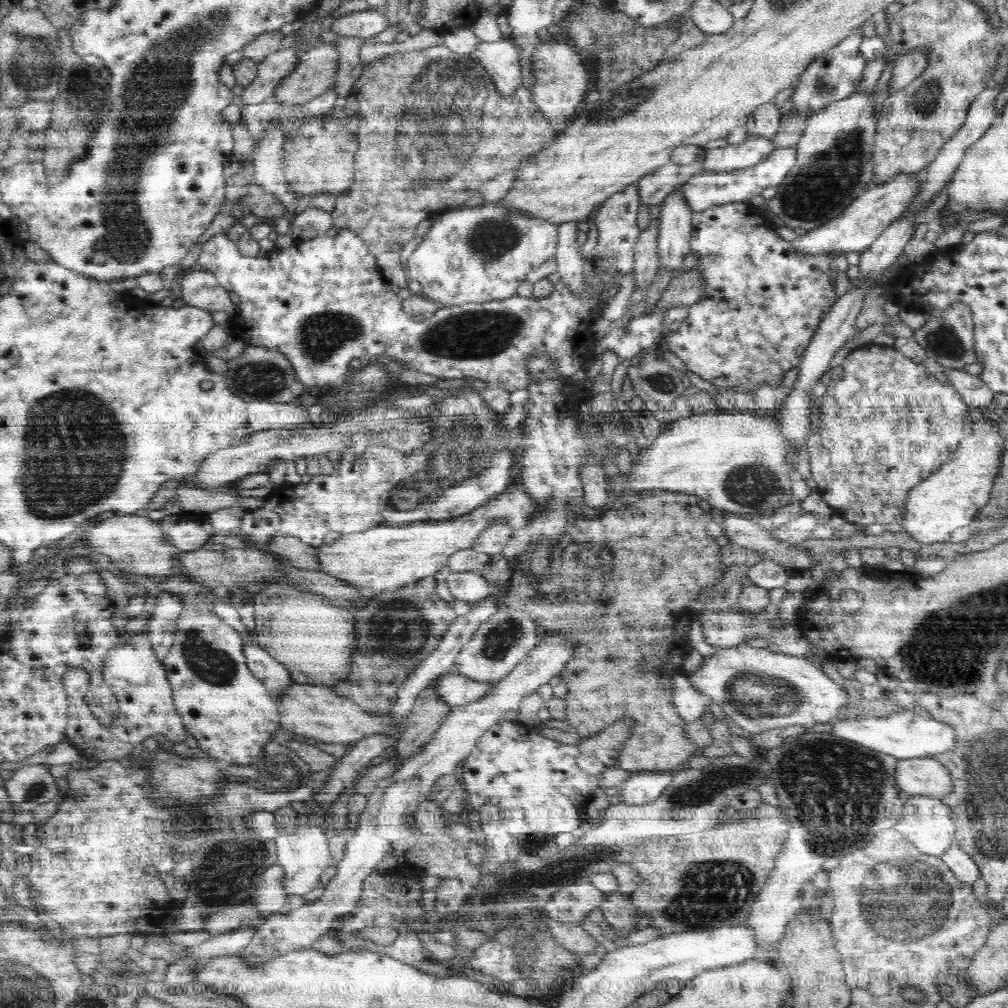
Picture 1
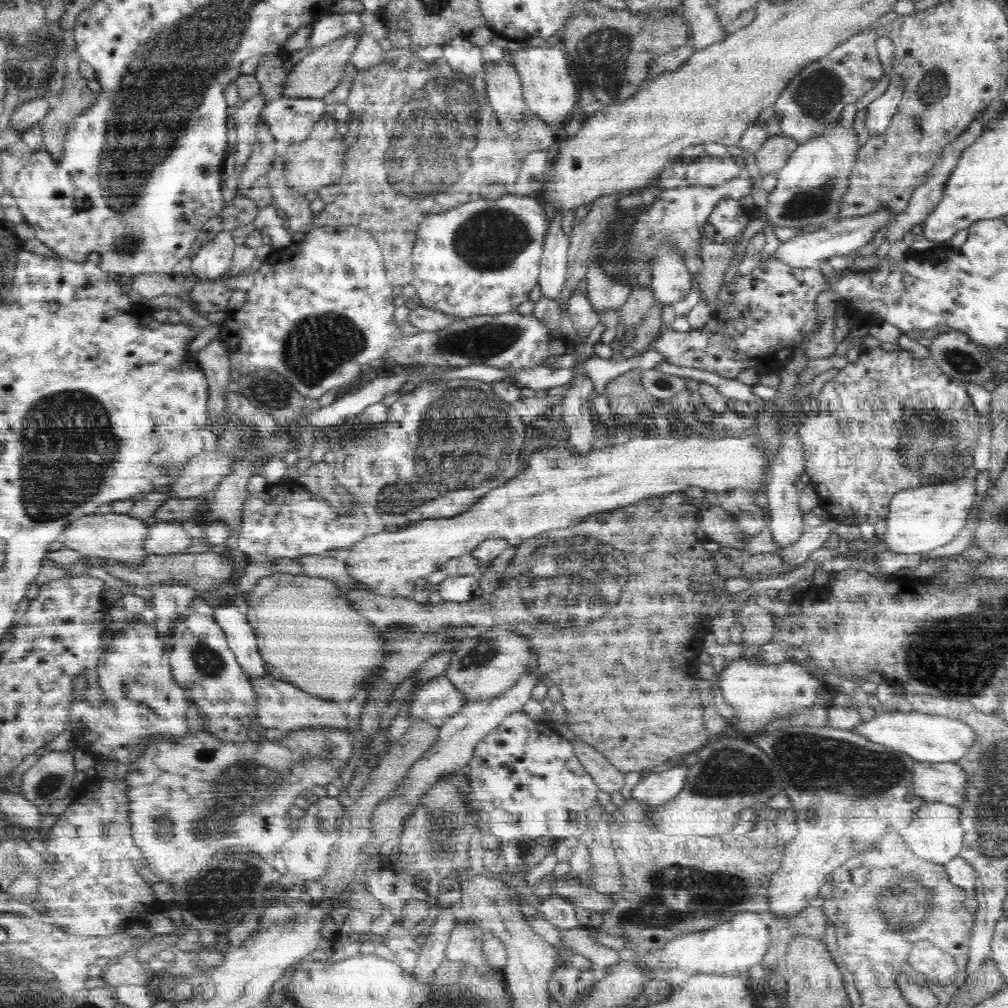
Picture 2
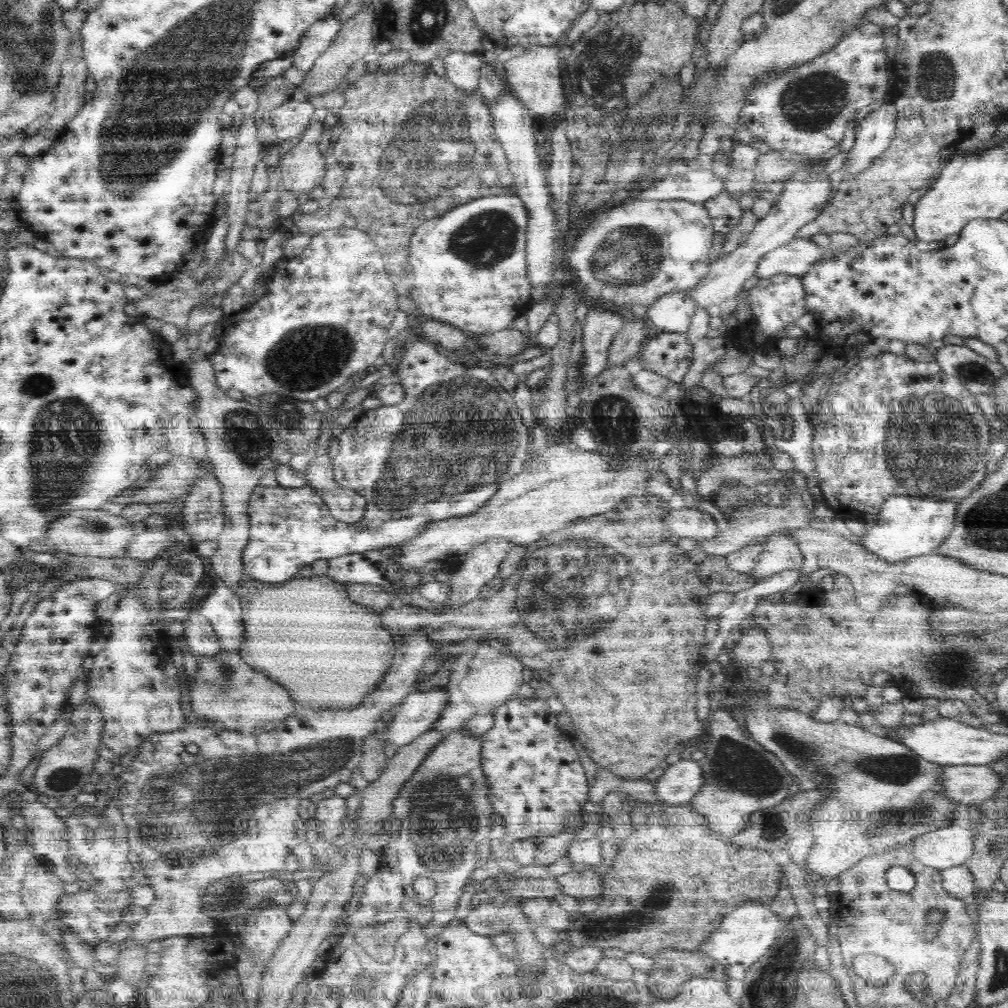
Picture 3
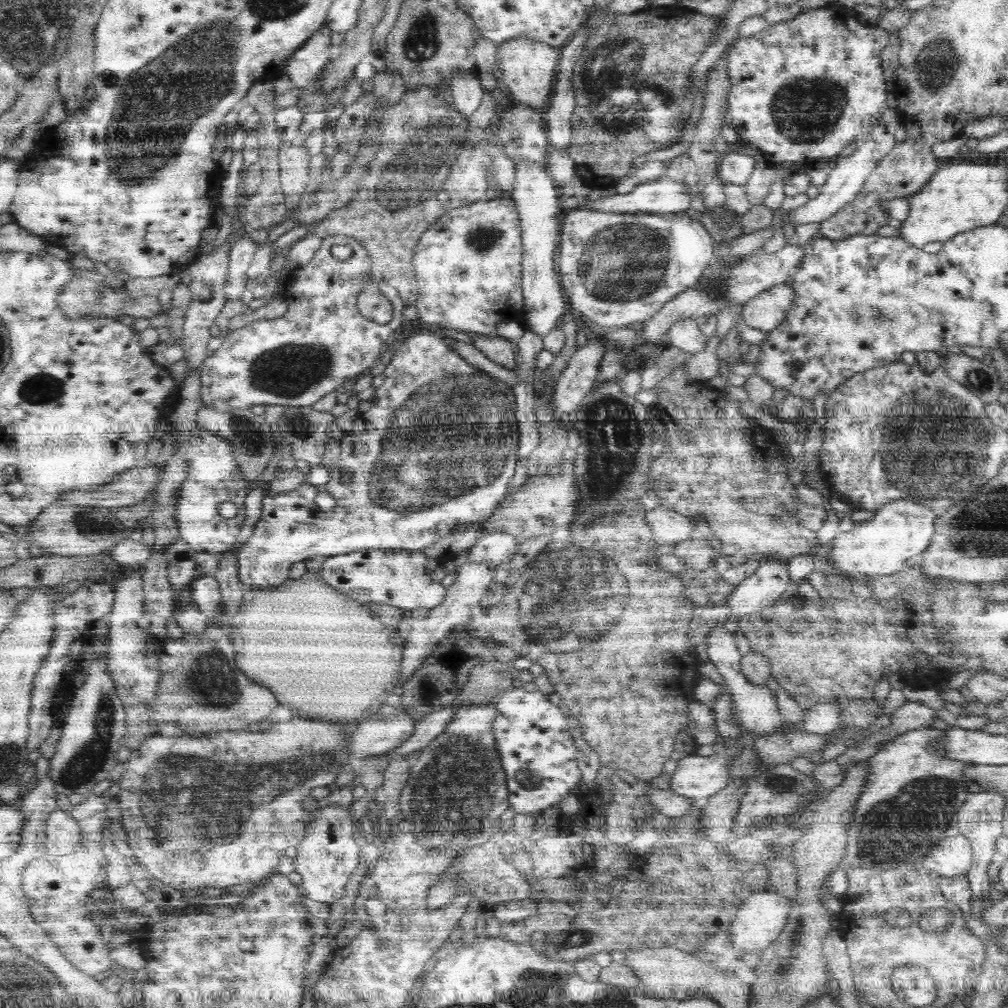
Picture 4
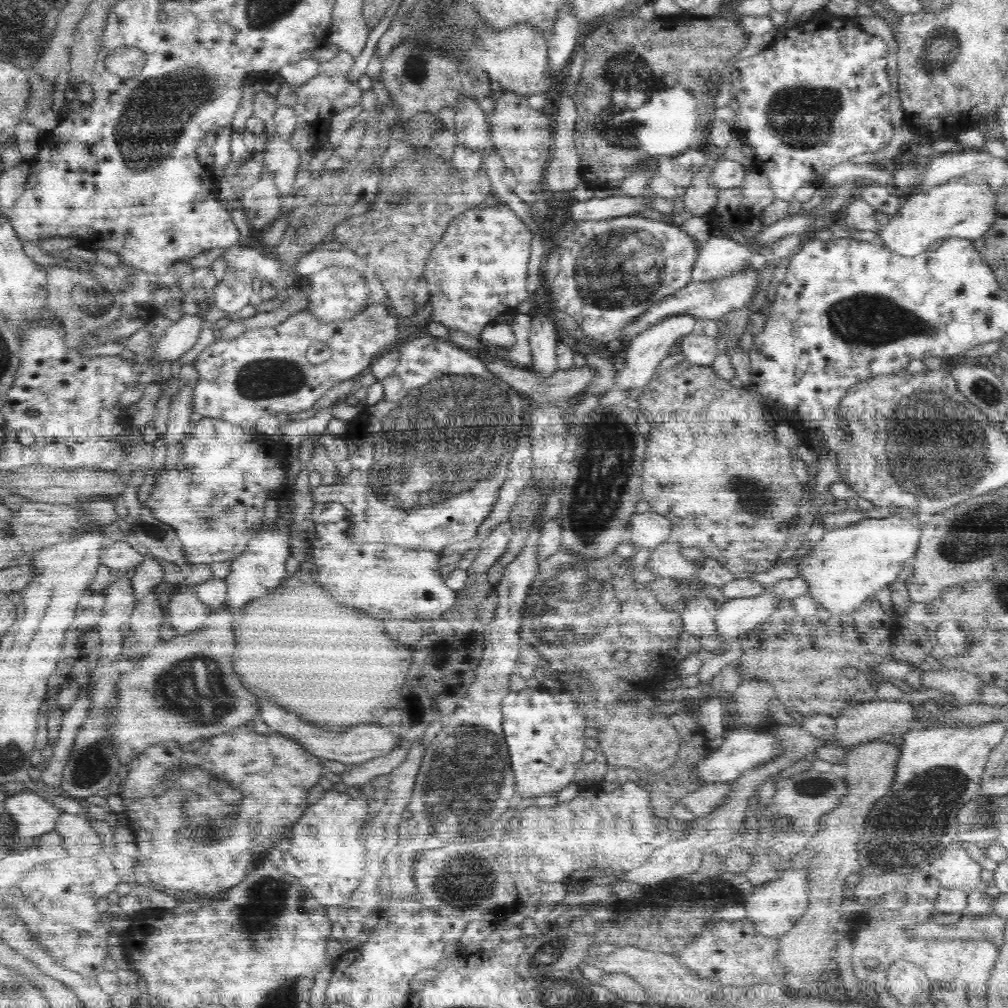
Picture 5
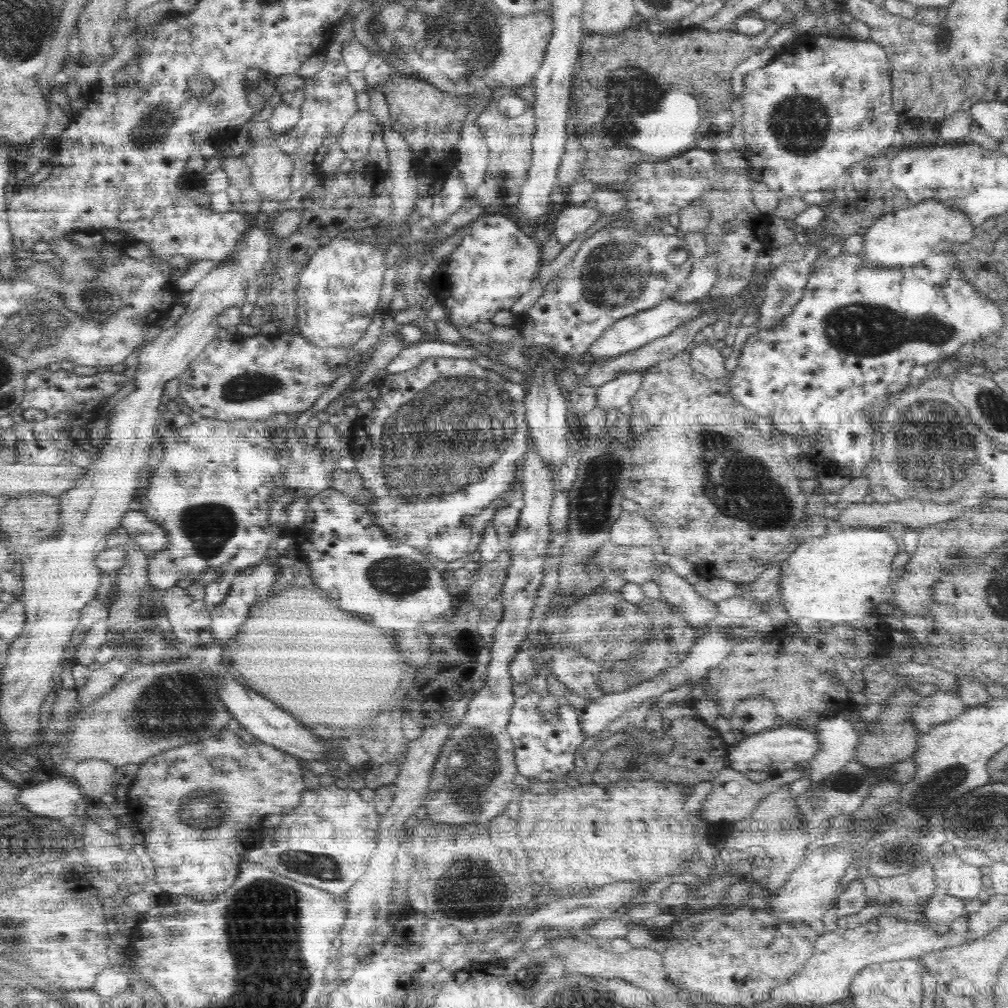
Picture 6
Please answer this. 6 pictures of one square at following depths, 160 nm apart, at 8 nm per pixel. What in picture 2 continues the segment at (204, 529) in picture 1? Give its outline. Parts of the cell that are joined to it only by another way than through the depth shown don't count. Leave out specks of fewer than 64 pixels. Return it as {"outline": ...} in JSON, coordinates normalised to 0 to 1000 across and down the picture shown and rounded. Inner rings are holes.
{"outline":[[[156,517],[147,523],[142,545],[149,551],[165,551],[182,548],[189,542],[190,535],[179,518]]]}

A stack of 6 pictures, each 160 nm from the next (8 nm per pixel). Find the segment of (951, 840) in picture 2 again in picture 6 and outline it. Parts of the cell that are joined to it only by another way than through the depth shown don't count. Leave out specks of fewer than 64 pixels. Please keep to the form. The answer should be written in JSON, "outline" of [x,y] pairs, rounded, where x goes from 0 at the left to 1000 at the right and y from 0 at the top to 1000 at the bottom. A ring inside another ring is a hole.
{"outline":[[[947,847],[930,849],[925,859],[931,885],[960,894],[976,883],[974,861],[954,855]]]}

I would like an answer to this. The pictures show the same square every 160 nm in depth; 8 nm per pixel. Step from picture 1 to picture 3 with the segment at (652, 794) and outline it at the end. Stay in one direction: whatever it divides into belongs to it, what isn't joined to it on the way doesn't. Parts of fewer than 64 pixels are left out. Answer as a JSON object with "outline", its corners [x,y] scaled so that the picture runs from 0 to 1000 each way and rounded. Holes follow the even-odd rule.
{"outline":[[[681,749],[668,759],[660,760],[660,767],[649,775],[649,779],[656,798],[685,798],[698,781],[696,759]]]}

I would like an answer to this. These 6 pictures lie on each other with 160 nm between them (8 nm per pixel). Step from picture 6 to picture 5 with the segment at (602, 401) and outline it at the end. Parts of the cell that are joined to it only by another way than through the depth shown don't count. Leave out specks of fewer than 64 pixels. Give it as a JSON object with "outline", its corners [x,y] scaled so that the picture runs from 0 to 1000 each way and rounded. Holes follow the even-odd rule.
{"outline":[[[670,313],[647,321],[643,327],[633,331],[618,345],[618,354],[621,354],[621,357],[618,357],[619,359],[613,364],[608,375],[609,386],[619,387],[622,390],[624,387],[638,385],[642,379],[645,379],[651,363],[672,345],[673,340],[681,331],[685,331],[689,318],[690,316],[685,313]]]}

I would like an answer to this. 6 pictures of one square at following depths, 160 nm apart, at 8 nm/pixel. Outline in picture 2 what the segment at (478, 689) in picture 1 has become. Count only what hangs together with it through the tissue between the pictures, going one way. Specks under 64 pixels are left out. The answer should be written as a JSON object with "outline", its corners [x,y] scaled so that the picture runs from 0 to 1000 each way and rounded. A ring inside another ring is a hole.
{"outline":[[[437,670],[417,681],[409,692],[407,713],[419,715],[433,722],[453,708],[463,694],[441,670]]]}

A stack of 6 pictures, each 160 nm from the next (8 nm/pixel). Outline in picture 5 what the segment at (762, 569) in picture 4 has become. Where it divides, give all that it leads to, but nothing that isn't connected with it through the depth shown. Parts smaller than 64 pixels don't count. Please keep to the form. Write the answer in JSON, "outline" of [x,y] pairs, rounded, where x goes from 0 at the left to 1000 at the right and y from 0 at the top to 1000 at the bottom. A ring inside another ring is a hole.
{"outline":[[[757,583],[754,591],[726,593],[714,599],[708,619],[712,631],[720,639],[720,646],[728,636],[758,617],[773,600],[774,595],[765,583]]]}

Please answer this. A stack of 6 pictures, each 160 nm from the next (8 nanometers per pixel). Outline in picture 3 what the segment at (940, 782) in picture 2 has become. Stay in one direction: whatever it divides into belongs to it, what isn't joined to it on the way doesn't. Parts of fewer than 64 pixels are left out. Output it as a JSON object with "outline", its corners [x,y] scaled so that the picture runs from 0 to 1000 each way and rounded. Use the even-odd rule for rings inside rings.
{"outline":[[[981,759],[935,760],[936,786],[951,799],[974,799],[994,782],[992,769]]]}

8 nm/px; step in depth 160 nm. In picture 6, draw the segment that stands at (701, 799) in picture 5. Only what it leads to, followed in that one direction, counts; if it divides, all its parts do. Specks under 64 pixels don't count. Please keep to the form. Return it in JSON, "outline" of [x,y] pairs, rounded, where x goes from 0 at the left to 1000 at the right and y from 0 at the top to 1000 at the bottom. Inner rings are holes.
{"outline":[[[719,760],[705,776],[707,779],[706,785],[696,797],[694,806],[696,806],[698,812],[703,814],[721,819],[724,815],[740,812],[750,800],[754,799],[762,790],[765,790],[769,785],[775,784],[775,781],[779,780],[778,778],[790,776],[790,774],[798,772],[798,768],[802,767],[802,763],[791,761],[773,765],[756,776],[747,776],[744,775],[738,767]]]}

